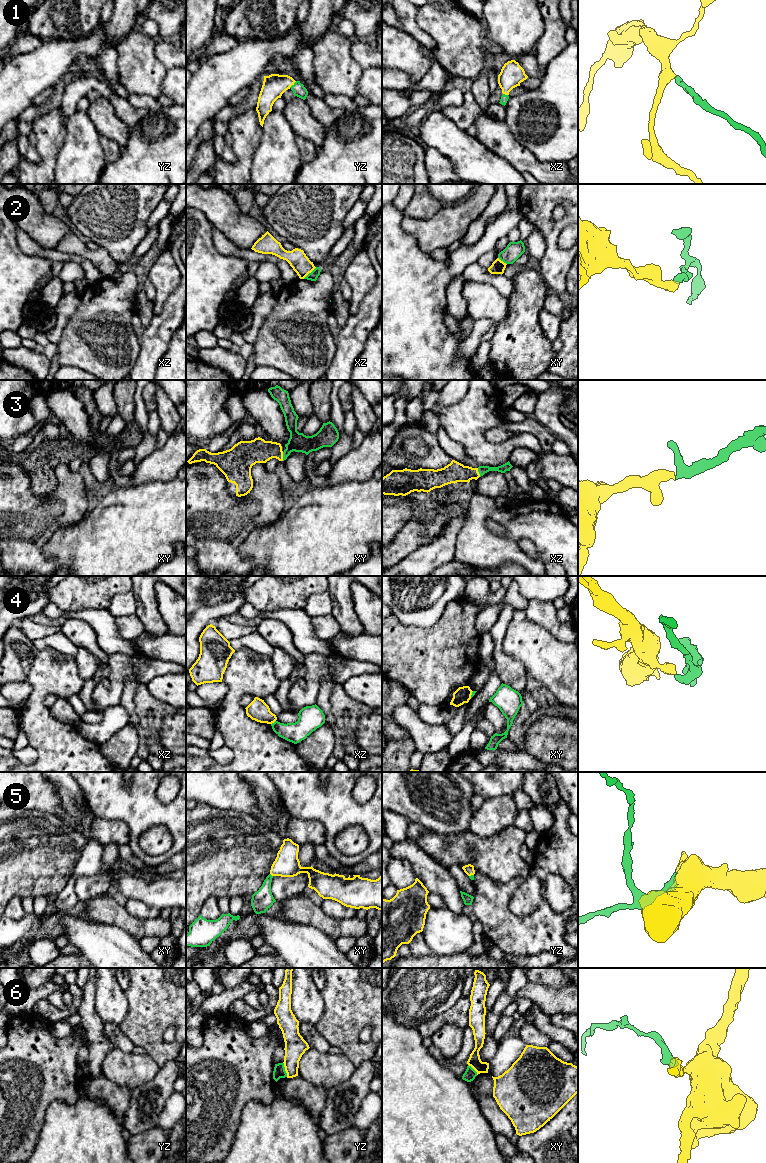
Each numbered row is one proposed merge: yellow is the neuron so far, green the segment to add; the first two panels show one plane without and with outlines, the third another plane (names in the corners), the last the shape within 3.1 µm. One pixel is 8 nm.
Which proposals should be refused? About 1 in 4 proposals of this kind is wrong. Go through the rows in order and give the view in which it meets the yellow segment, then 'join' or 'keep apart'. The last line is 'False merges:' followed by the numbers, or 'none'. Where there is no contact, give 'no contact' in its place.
1: contact in yz; join
2: contact in xz; keep apart
3: contact in xy; join
4: contact in xz; keep apart
5: contact in xy; join
6: contact in yz; keep apart
False merges: 2, 4, 6

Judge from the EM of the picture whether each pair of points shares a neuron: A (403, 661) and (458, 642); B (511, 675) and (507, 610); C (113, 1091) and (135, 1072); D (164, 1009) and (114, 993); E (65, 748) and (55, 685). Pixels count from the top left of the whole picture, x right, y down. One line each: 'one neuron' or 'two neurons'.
A: one neuron
B: one neuron
C: two neurons
D: two neurons
E: one neuron

